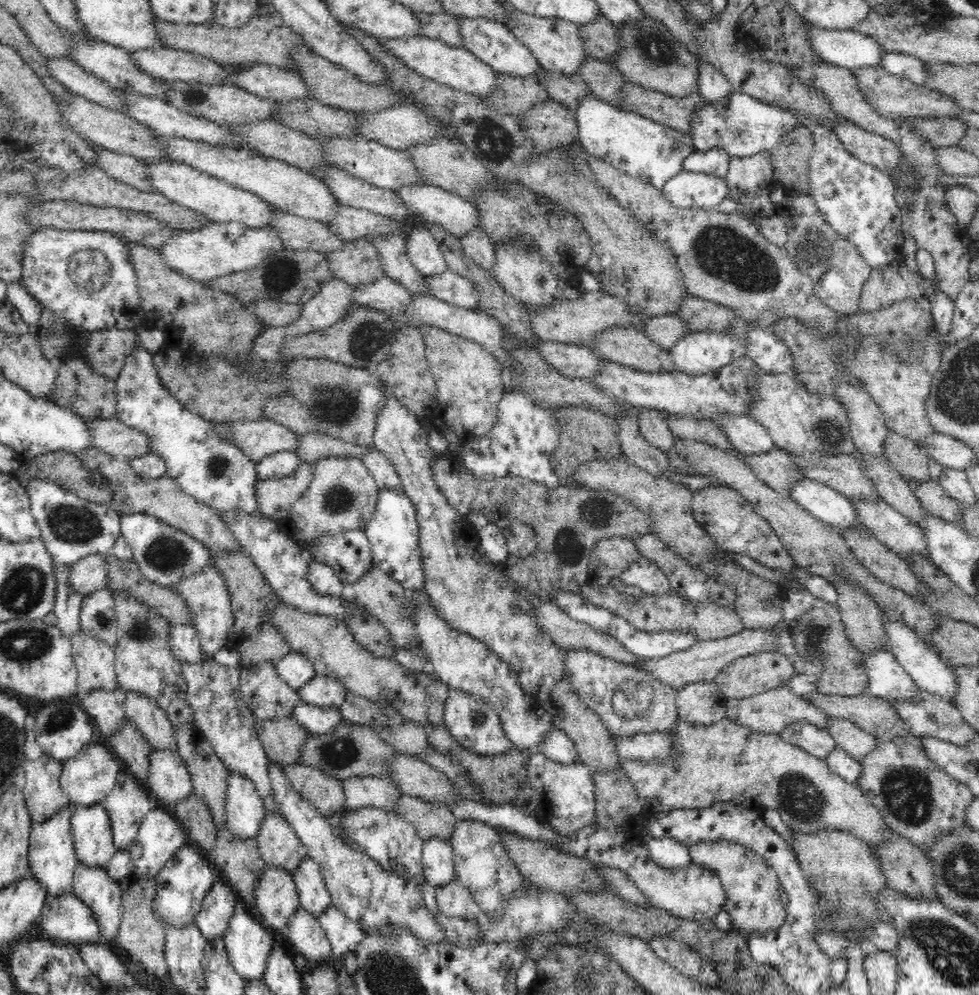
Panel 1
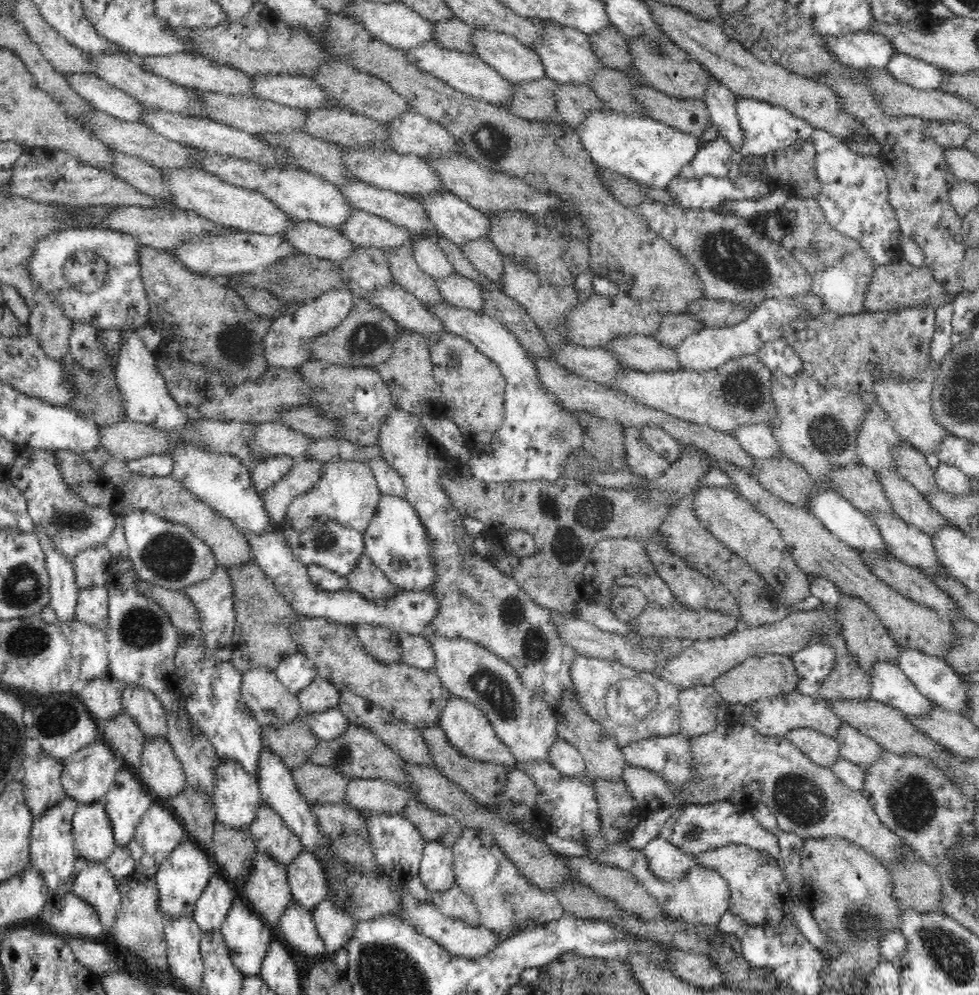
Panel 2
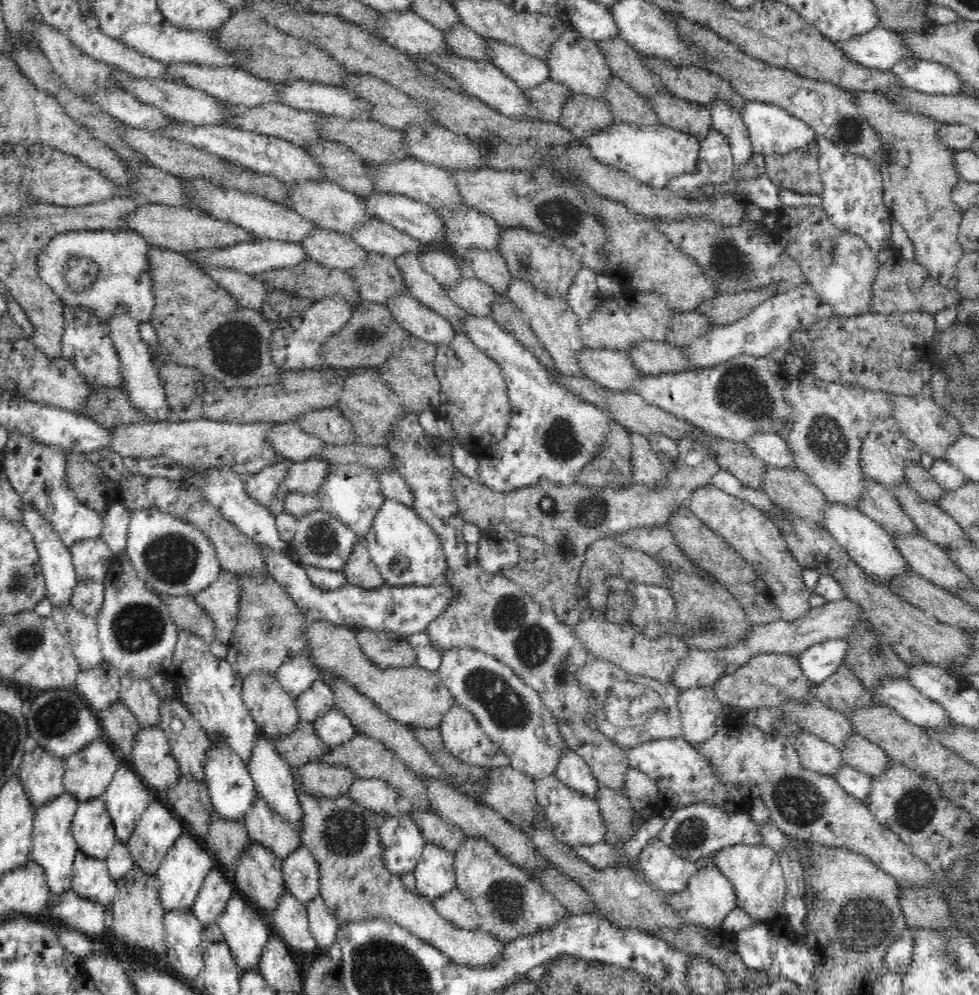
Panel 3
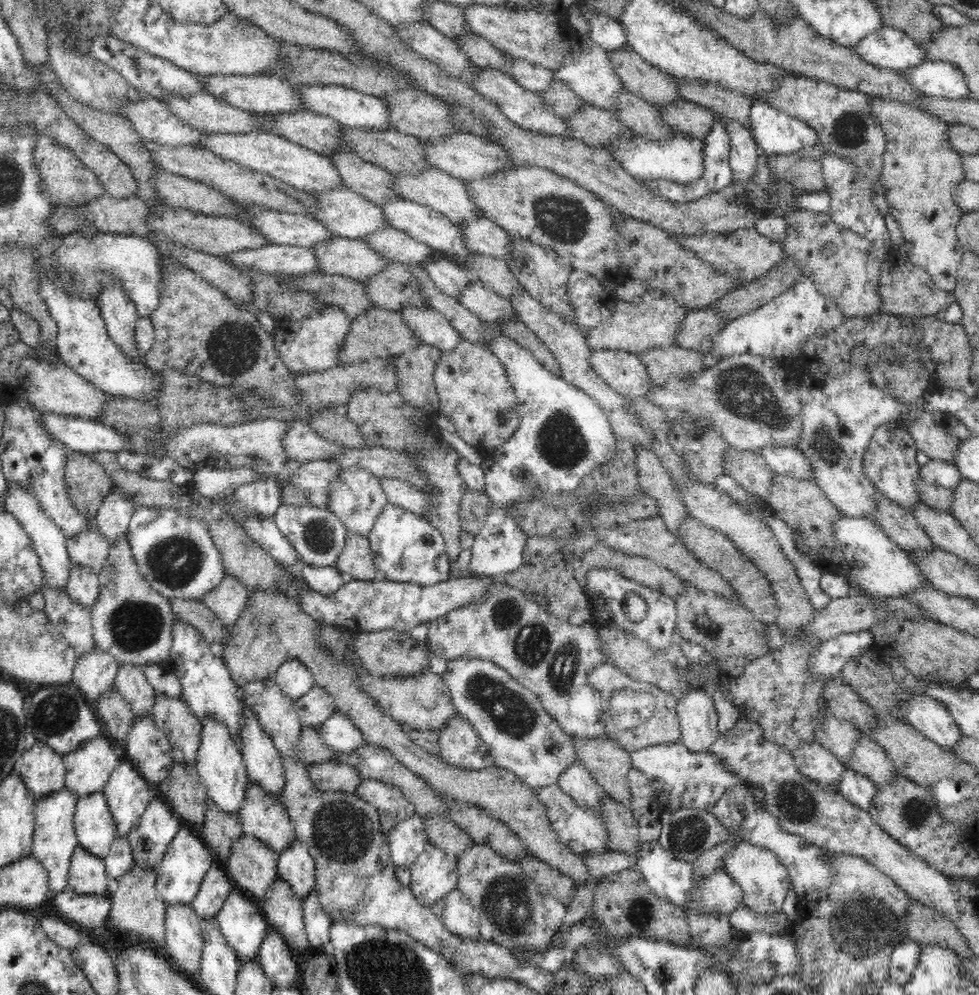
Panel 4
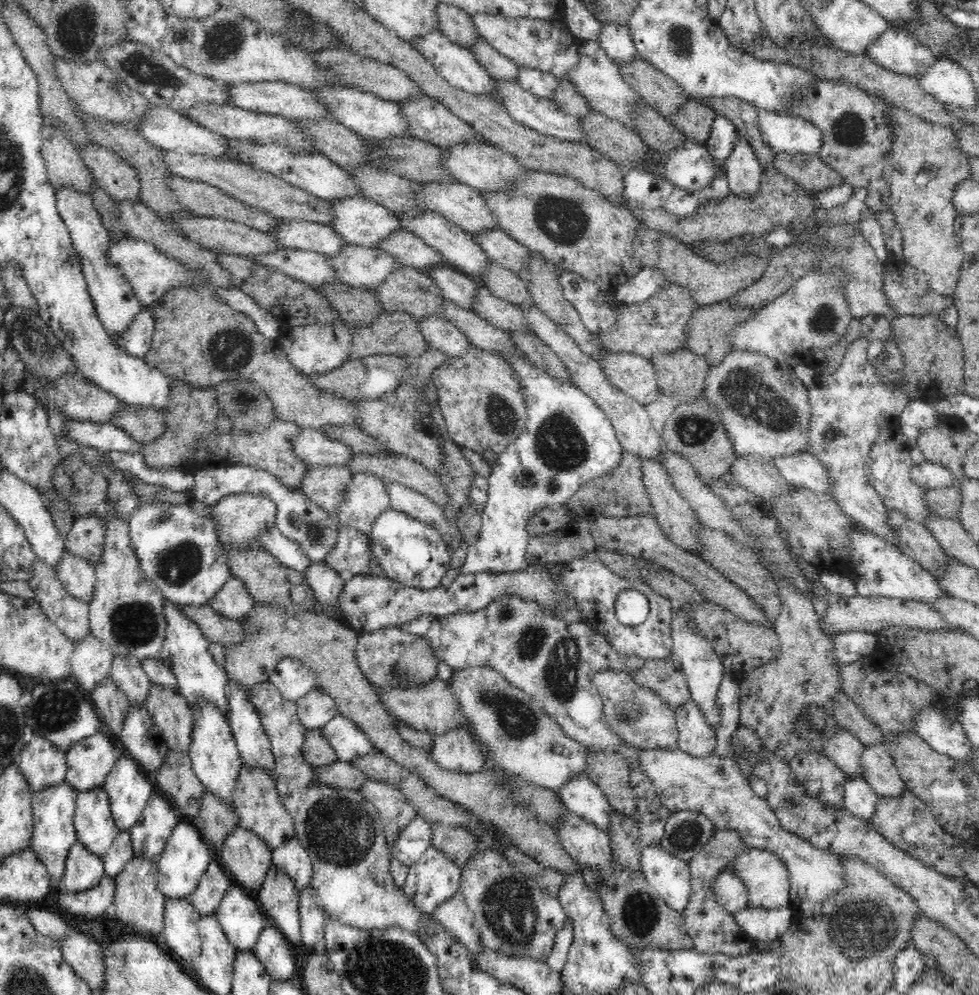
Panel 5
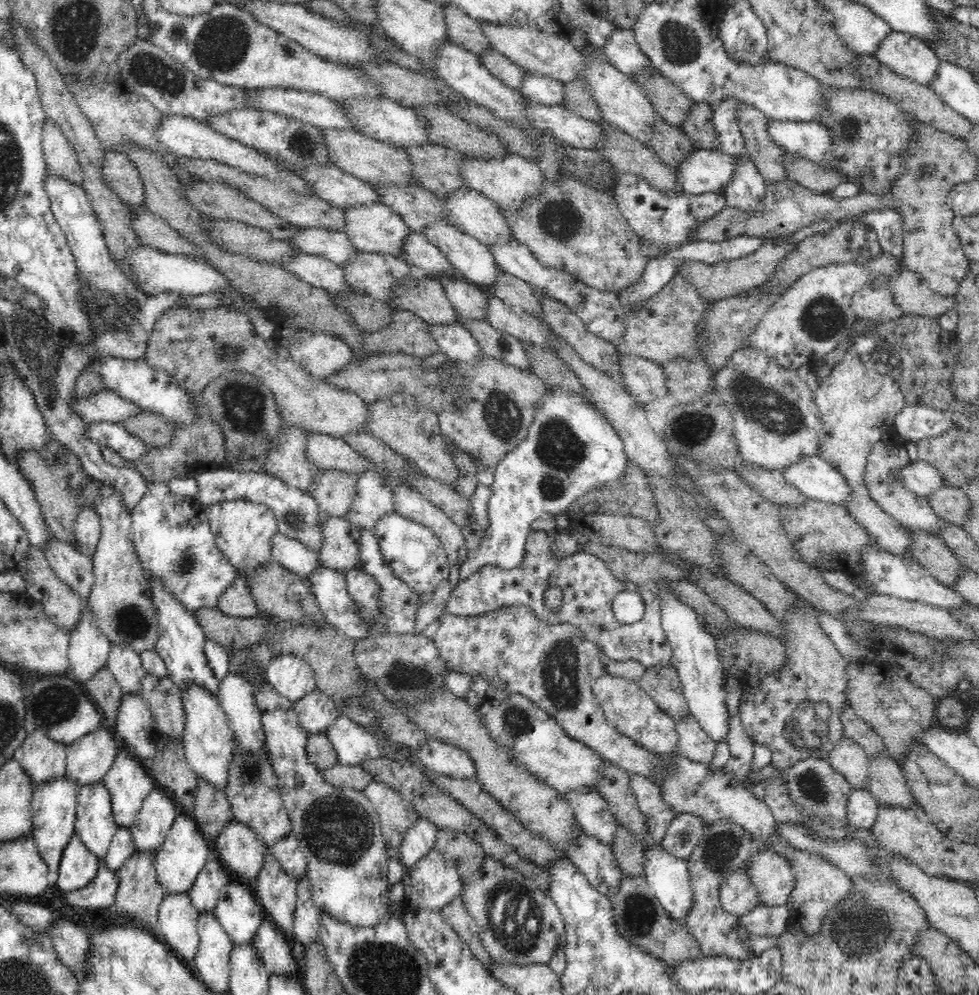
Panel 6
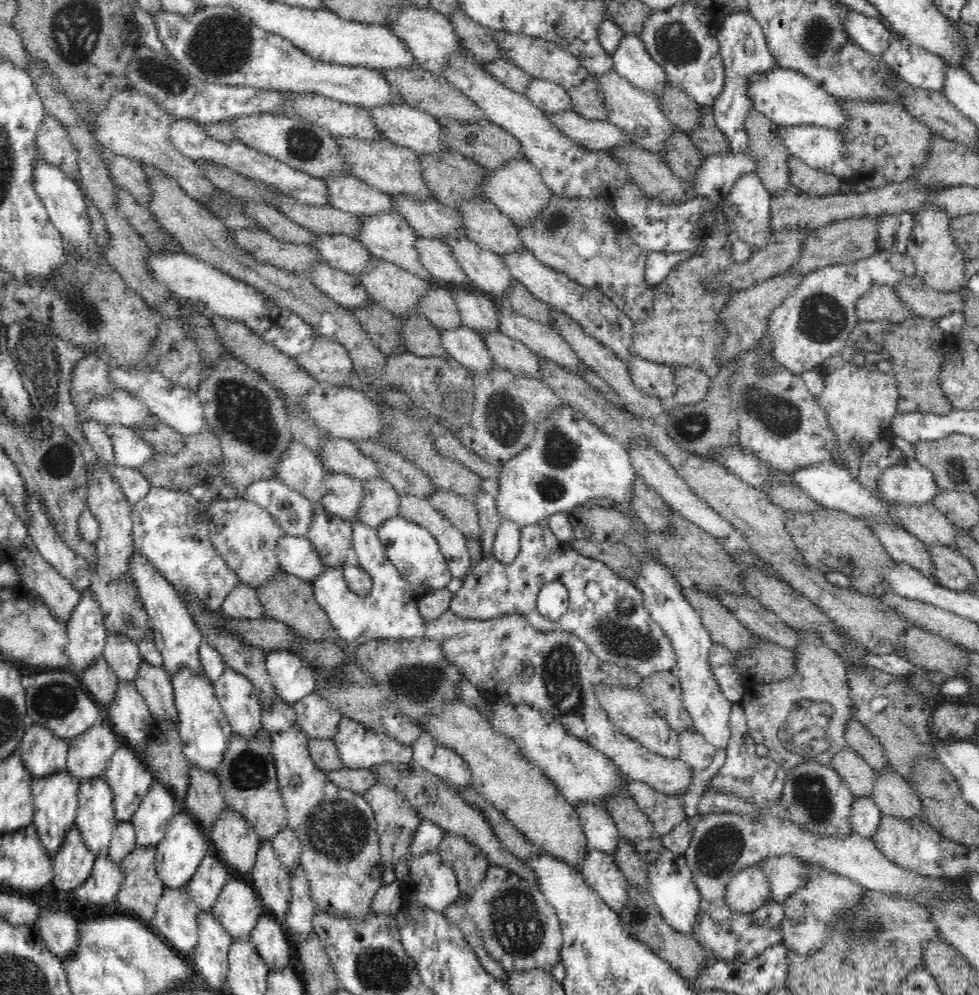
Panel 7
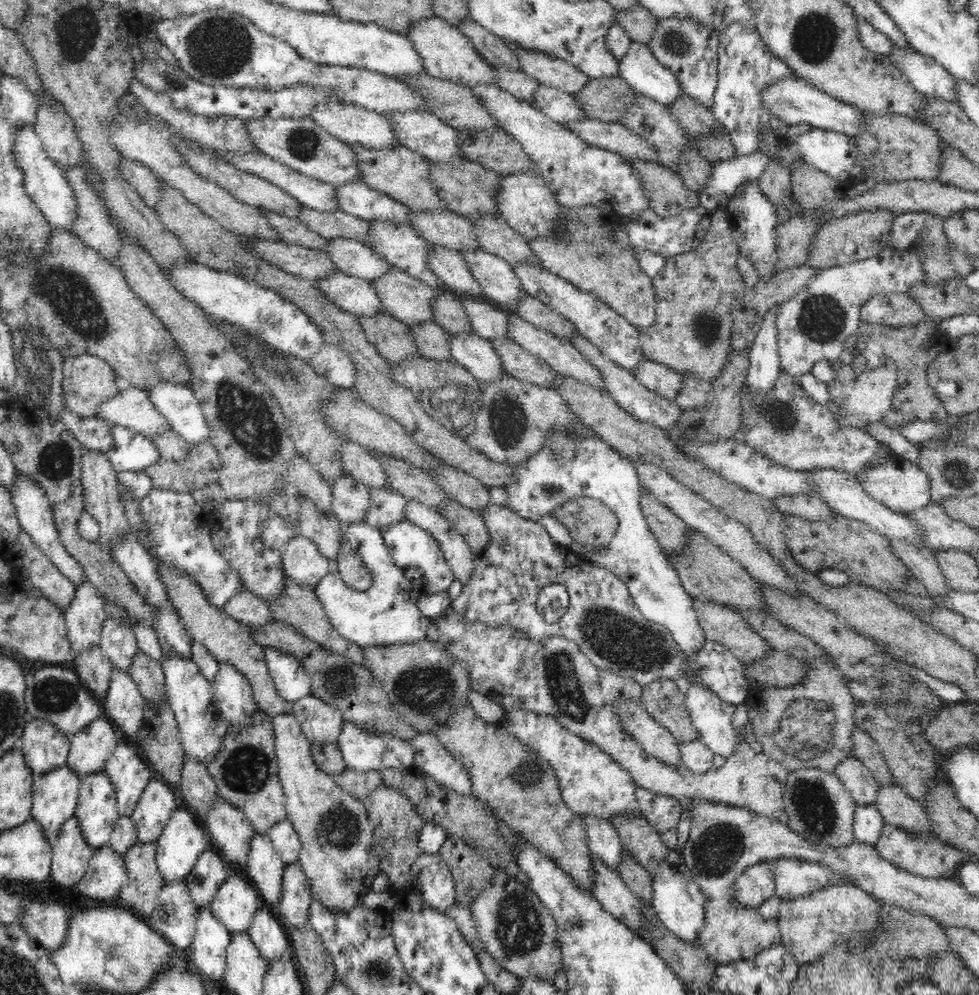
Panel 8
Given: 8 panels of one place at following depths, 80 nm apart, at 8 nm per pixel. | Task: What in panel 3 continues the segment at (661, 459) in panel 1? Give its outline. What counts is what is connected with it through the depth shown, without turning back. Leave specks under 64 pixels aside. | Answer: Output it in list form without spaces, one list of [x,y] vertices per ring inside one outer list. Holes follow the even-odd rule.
[[[630,431],[632,480],[638,484],[665,482],[668,467],[652,450],[647,435]]]

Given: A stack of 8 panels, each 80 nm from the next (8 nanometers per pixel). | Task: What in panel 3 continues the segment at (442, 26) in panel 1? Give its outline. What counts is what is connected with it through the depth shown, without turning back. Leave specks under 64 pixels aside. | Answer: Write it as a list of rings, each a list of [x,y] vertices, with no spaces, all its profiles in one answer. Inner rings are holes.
[[[456,24],[448,32],[443,32],[444,41],[452,53],[461,55],[462,58],[472,58],[476,62],[490,61],[486,53],[486,39],[469,26]]]

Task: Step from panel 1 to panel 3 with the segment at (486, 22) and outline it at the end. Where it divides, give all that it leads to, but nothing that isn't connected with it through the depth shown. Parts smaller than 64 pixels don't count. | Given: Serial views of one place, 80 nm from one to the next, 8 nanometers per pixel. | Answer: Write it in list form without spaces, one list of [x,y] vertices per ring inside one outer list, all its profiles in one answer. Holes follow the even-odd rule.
[[[486,39],[486,53],[502,73],[510,77],[521,89],[534,88],[550,79],[550,69],[546,61],[530,56],[516,46],[505,42]]]

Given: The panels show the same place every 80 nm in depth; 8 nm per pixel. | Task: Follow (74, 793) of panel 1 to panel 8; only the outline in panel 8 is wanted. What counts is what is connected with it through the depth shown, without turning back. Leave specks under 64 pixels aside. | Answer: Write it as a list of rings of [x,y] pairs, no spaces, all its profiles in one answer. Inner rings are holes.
[[[104,714],[71,738],[67,765],[80,777],[102,771],[116,750],[116,730]]]

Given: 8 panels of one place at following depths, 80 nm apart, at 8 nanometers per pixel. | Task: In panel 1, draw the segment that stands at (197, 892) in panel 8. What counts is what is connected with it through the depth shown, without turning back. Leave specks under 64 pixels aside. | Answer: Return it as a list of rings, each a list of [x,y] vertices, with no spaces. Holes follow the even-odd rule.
[[[222,880],[212,883],[194,923],[207,938],[222,937],[239,903],[238,896]]]

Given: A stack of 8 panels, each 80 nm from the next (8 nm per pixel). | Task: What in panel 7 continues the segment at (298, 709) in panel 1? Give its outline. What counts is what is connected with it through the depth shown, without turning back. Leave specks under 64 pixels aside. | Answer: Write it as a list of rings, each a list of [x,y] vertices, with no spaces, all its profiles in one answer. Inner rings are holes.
[[[345,715],[338,722],[333,742],[345,767],[370,769],[378,764],[408,764],[413,761],[412,746],[401,744],[398,737],[383,736]]]

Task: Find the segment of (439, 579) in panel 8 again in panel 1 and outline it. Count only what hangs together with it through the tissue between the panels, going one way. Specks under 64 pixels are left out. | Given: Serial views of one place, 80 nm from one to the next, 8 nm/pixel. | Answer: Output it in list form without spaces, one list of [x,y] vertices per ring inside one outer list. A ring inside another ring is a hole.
[[[379,490],[377,507],[373,513],[373,517],[366,523],[365,533],[368,542],[372,547],[373,566],[383,570],[389,574],[396,582],[409,592],[424,589],[424,563],[422,563],[422,555],[420,554],[420,537],[418,537],[419,526],[416,518],[416,509],[414,503],[401,490]]]

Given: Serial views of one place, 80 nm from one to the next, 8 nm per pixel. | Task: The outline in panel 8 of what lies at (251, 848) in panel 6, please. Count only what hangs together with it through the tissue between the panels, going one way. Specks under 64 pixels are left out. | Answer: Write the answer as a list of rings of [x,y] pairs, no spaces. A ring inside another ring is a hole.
[[[220,796],[208,809],[208,814],[203,822],[203,826],[211,838],[212,847],[220,853],[220,856],[226,860],[226,862],[237,862],[241,866],[245,865],[255,830],[252,828],[251,822],[247,820],[242,810]]]

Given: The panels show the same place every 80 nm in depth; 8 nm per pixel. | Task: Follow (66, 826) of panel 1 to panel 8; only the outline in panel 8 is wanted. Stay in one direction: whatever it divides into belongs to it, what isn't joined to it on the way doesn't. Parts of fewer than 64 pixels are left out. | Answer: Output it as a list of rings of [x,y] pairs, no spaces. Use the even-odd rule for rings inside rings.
[[[66,765],[54,768],[45,773],[34,774],[33,777],[33,807],[31,810],[32,818],[42,827],[44,837],[48,843],[54,846],[57,841],[59,830],[62,828],[64,821],[75,816],[75,810],[78,806],[79,786],[81,777]]]

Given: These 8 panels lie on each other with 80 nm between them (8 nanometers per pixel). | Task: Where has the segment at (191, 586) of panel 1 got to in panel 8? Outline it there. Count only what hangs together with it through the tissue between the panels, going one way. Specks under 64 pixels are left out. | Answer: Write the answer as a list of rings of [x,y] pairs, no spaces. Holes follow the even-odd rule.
[[[246,589],[232,596],[223,609],[233,620],[248,628],[262,628],[274,622],[268,602]]]

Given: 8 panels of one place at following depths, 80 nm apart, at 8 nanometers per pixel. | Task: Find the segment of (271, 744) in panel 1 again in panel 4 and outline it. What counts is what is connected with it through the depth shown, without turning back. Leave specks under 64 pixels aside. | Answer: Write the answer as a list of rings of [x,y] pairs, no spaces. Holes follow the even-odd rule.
[[[312,726],[302,728],[300,741],[295,747],[295,754],[297,754],[299,761],[307,766],[328,762],[336,756],[335,752],[322,741],[316,727]]]

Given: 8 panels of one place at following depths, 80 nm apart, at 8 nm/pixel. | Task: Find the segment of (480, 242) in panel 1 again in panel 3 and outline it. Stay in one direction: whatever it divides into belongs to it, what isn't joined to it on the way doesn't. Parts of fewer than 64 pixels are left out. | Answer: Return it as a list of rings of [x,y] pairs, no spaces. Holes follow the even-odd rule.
[[[470,248],[463,254],[472,265],[476,278],[492,287],[497,294],[506,295],[513,282],[512,274],[500,250],[478,250]]]

